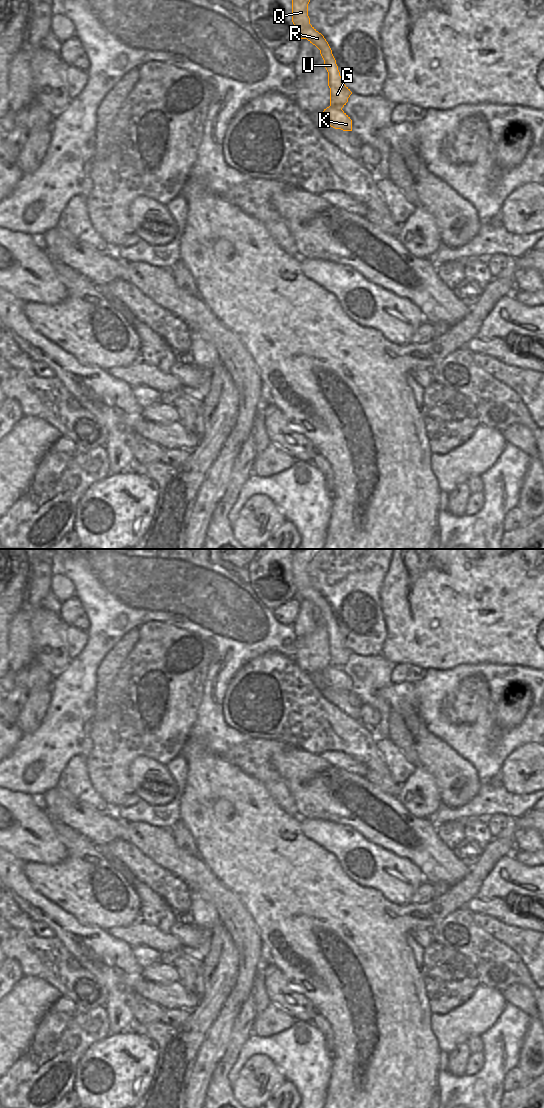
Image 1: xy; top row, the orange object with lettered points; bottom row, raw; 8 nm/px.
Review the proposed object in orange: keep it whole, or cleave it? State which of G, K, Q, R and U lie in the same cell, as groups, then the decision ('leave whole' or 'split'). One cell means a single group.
G Q R U / K; split

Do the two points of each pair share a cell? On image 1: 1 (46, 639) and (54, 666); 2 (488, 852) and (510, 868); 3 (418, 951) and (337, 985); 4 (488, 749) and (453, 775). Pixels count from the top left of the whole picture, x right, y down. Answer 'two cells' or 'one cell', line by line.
1: one cell
2: two cells
3: two cells
4: two cells

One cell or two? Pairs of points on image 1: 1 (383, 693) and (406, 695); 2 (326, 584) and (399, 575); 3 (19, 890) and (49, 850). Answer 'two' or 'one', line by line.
1: one
2: two
3: two

